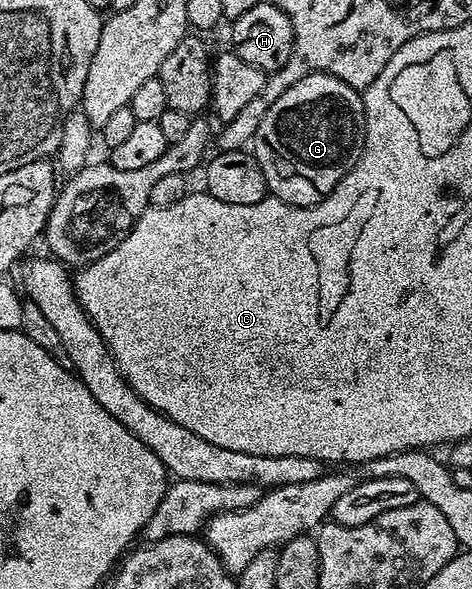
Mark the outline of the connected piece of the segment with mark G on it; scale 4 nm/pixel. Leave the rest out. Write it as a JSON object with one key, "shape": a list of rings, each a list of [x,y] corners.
{"shape":[[[321,72],[296,80],[296,84],[264,112],[264,120],[260,120],[260,128],[252,139],[252,153],[264,172],[267,191],[290,206],[316,206],[324,201],[336,184],[350,174],[365,147],[366,117],[361,93],[344,84],[344,80]]]}

